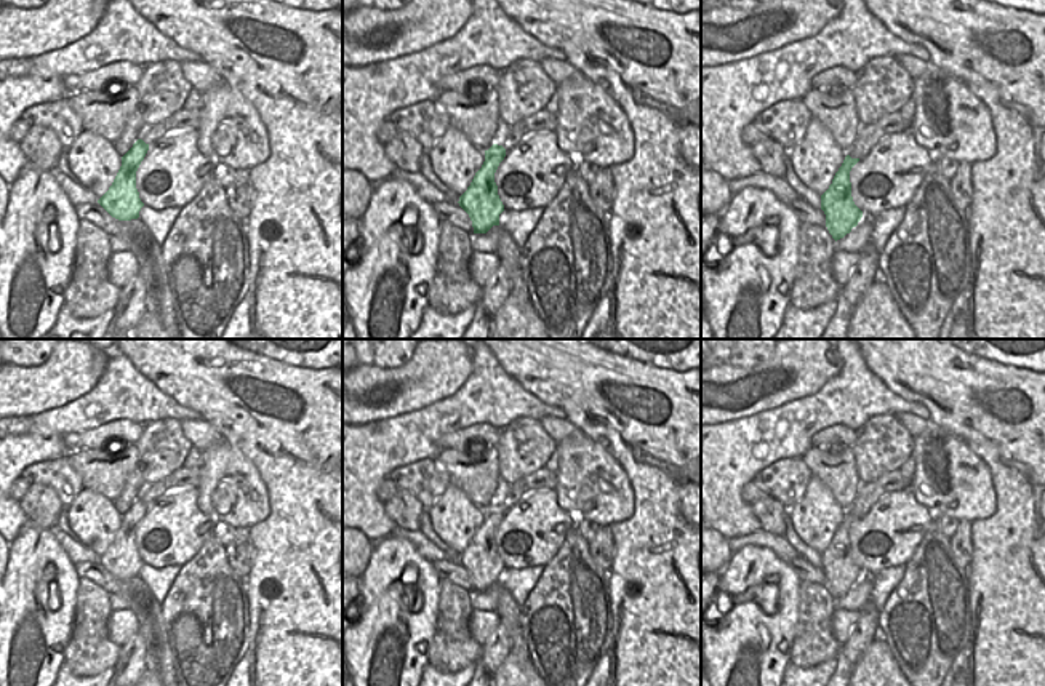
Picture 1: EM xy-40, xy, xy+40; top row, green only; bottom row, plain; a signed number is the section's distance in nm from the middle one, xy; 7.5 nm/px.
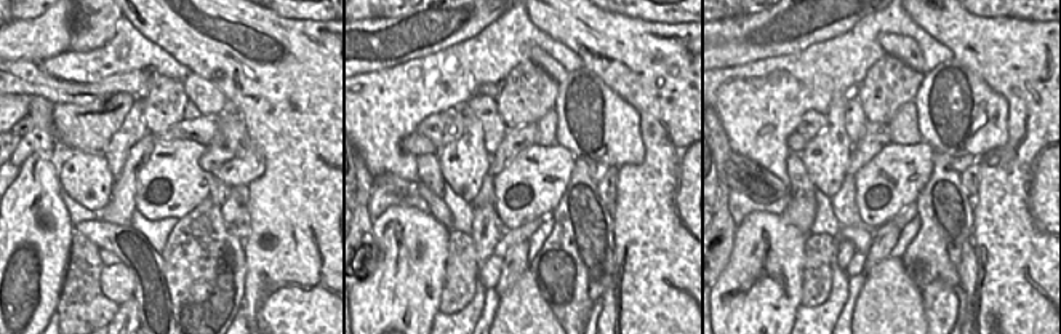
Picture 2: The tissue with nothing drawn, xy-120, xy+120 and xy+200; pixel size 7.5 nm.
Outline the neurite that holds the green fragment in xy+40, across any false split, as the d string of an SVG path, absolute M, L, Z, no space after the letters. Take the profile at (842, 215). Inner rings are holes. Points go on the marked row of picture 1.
M912 131L885 136L863 160L847 155L821 195L832 238L843 238L864 214L906 206L933 163L933 154L915 141Z

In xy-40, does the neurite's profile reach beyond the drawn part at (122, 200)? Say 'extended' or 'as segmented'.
extended

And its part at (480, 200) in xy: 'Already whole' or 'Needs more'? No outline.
Needs more

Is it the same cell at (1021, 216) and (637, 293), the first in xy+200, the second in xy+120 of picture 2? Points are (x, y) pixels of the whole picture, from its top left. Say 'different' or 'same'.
same

